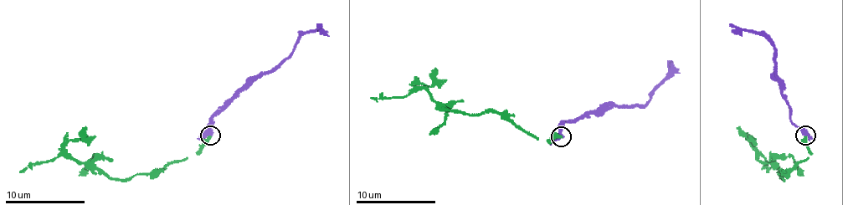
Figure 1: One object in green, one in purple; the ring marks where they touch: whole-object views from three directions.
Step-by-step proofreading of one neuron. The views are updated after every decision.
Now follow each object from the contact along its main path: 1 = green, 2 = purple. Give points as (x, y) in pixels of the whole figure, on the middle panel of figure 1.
1: (560, 135), (538, 140), (495, 112), (463, 114), (444, 110), (423, 88), (405, 96), (371, 98)
2: (560, 135), (564, 122), (576, 122), (610, 108), (644, 106), (672, 60)

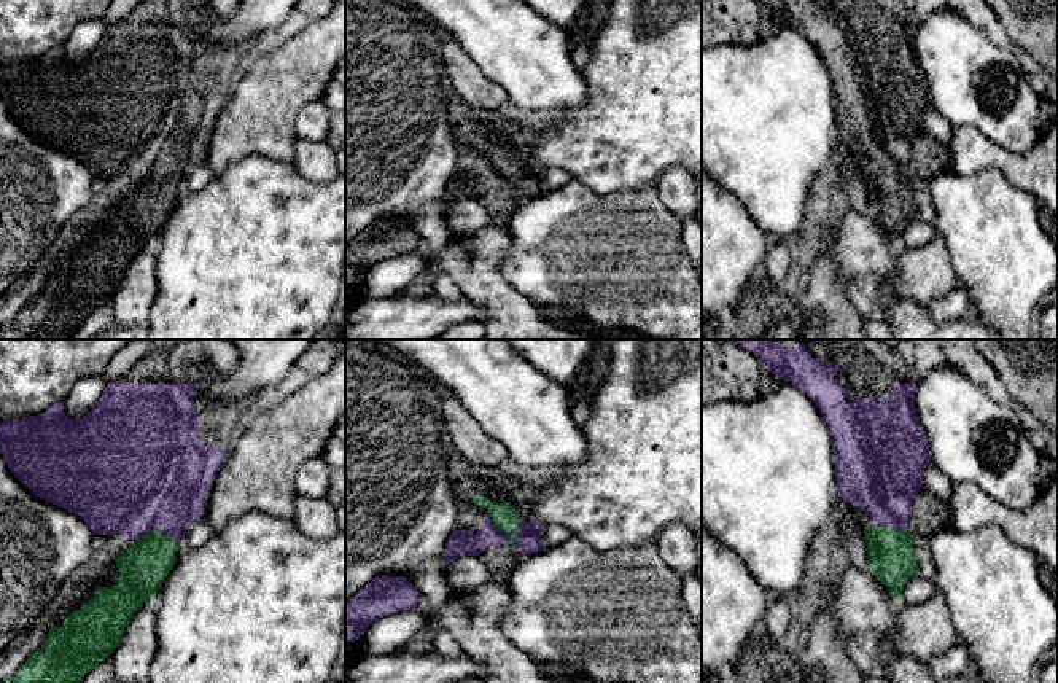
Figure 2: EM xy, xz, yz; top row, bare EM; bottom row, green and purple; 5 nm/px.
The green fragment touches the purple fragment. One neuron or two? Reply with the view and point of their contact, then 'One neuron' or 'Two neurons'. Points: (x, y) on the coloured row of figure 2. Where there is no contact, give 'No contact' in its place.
Touches green at xy (156, 530). One neuron

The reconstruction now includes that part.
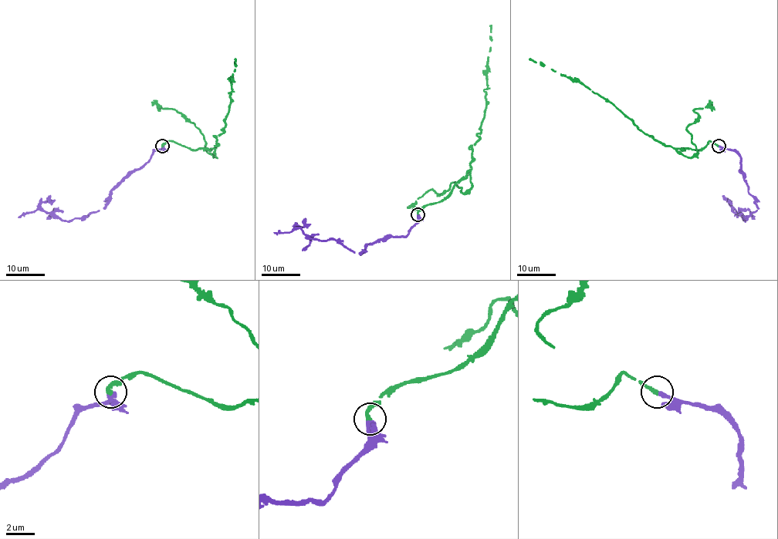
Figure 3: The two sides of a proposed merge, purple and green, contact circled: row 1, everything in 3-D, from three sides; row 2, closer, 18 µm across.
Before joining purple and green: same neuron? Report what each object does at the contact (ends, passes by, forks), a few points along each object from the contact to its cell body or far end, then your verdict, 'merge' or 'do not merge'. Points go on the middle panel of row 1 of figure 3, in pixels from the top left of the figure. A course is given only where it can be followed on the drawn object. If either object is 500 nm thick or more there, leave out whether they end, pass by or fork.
purple ends | green ends | purple via (418, 214), (406, 237), (385, 237), (359, 253), (333, 239), (309, 238), (299, 227), (274, 233) | green via (418, 214), (427, 205), (439, 202), (471, 168), (472, 145), (478, 137), (485, 107), (491, 25) | merge

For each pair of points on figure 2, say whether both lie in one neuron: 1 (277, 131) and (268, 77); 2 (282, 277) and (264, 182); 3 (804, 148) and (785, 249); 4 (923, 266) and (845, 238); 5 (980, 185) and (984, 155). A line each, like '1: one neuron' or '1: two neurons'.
1: one neuron
2: one neuron
3: two neurons
4: two neurons
5: two neurons

